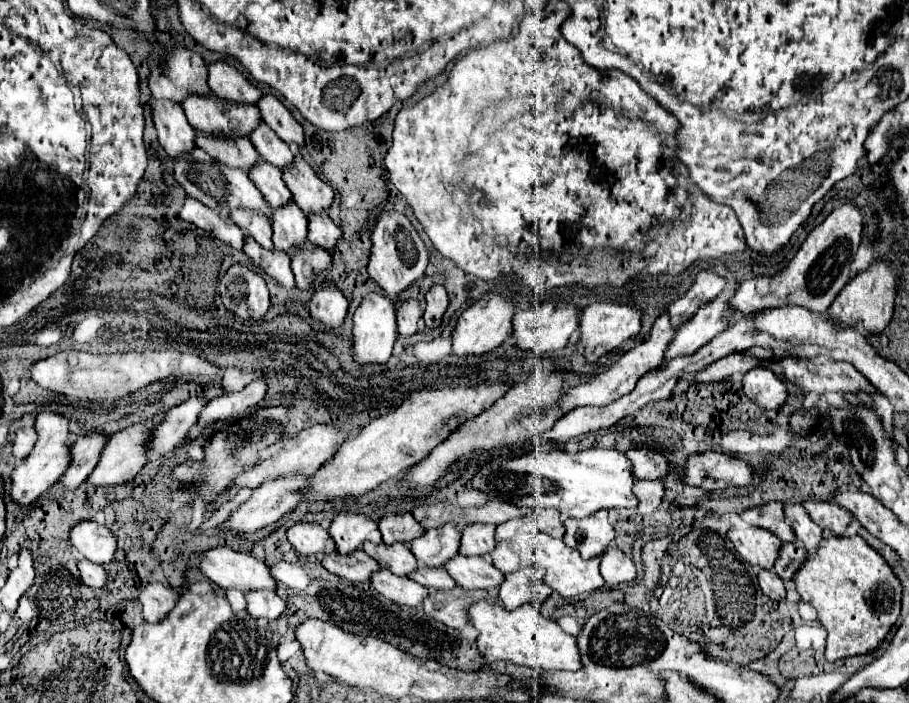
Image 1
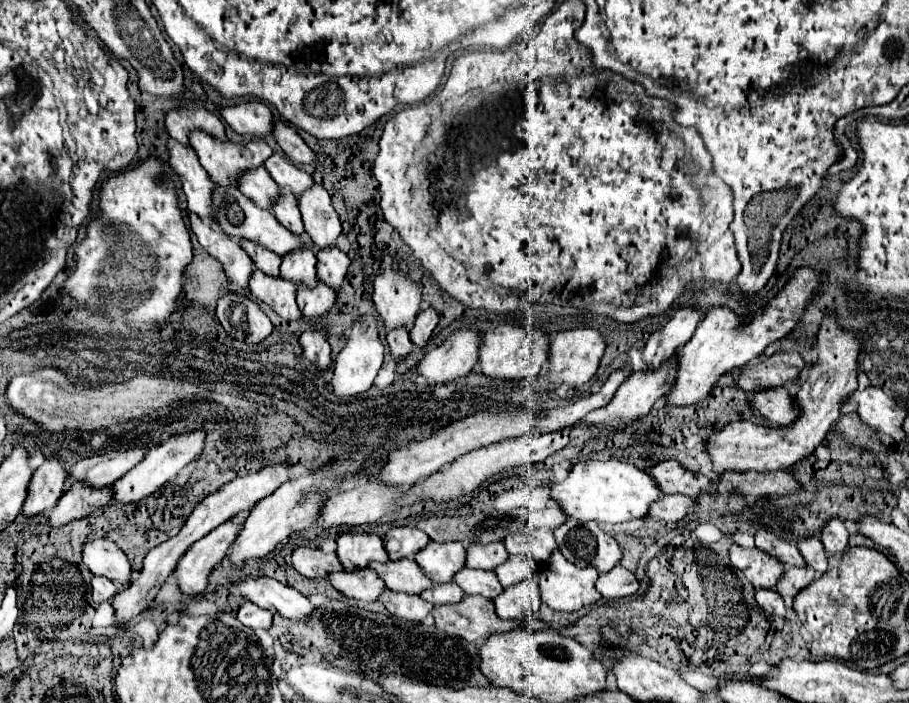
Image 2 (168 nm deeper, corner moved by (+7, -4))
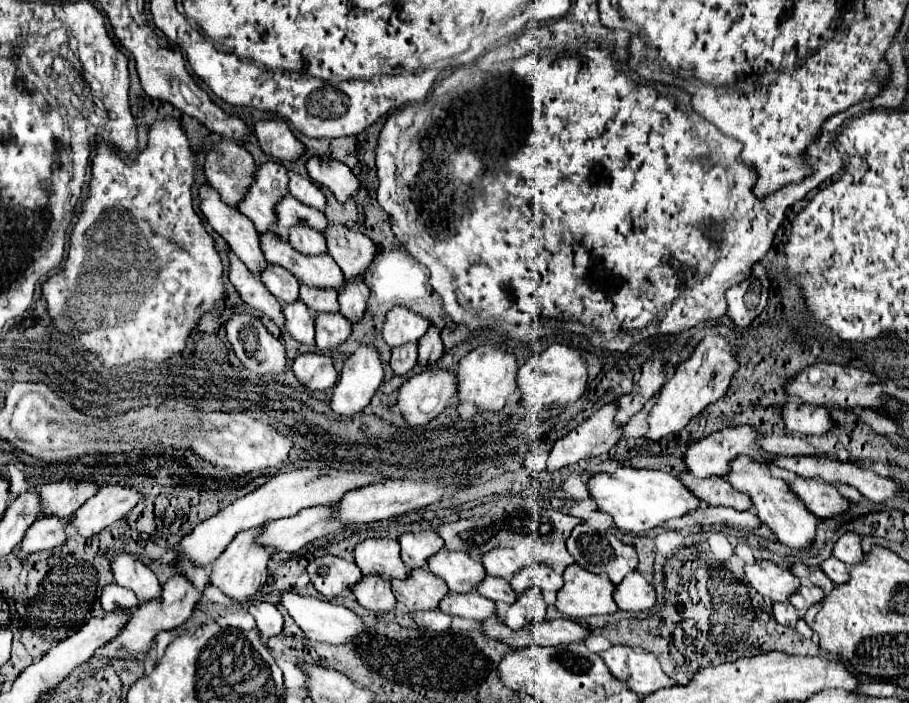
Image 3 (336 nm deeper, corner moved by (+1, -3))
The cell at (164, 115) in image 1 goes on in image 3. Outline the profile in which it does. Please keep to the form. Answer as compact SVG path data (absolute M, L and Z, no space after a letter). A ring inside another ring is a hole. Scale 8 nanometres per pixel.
M203 186L199 190L201 196L201 212L205 214L211 228L225 238L229 248L239 256L239 260L253 272L255 276L261 276L261 272L267 268L265 254L259 244L259 234L253 228L253 222L229 208L221 196L217 196L217 190L213 186Z

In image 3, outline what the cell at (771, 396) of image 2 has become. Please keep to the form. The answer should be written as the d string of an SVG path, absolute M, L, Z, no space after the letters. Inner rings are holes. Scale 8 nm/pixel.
M787 402L781 410L787 430L801 432L809 436L823 436L833 430L833 420L825 408L813 408L809 404Z

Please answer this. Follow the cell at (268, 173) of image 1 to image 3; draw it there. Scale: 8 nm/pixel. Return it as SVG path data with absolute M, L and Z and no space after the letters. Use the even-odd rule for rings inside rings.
M291 228L289 244L301 254L327 254L327 242L321 232L313 232L313 228Z

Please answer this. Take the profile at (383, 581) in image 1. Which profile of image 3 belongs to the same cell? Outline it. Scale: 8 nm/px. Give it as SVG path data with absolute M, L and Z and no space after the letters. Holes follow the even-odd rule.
M437 610L437 612L415 612L413 620L421 628L435 630L435 632L445 632L451 626L451 616L445 616L441 610Z

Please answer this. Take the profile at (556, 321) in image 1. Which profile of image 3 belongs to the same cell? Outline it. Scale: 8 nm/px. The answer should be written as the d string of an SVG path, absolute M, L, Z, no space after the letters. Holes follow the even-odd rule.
M479 346L471 350L465 358L459 360L457 374L457 404L471 404L479 412L499 412L507 400L515 394L515 374L517 374L517 360L515 356L501 352L493 346Z

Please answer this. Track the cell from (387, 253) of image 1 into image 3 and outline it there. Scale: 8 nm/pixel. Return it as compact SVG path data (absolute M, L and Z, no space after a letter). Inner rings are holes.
M393 308L387 316L383 336L391 348L397 348L407 342L417 344L419 338L427 332L427 328L429 322L415 312L409 312L409 308Z

